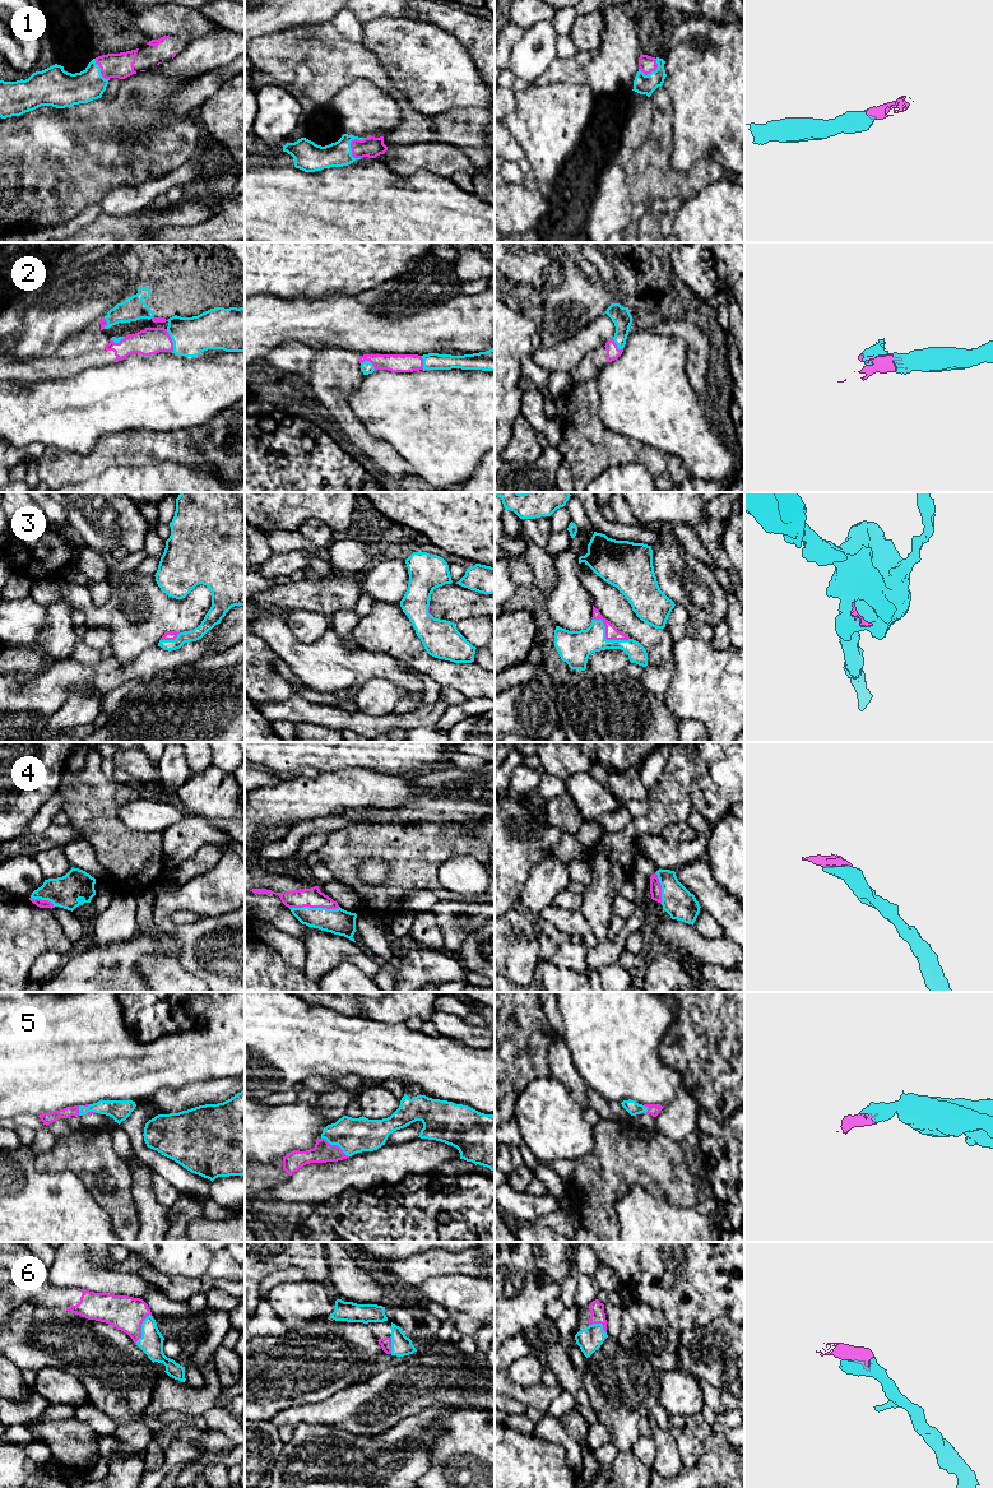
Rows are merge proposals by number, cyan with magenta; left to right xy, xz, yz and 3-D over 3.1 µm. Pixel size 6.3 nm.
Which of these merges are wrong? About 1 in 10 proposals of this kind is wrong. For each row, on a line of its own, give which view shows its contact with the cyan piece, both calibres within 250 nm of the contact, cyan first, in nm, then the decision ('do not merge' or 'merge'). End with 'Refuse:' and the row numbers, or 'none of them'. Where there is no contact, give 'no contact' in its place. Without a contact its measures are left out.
1: meets cyan in xz; 170 nm thick on the cyan side, 130 nm on the other; merge
2: meets cyan in xy; 240 nm thick on the cyan side, 170 nm on the other; merge
3: meets cyan in yz; 200 nm thick on the cyan side, 80 nm on the other; merge
4: meets cyan in xz; 160 nm thick on the cyan side, 120 nm on the other; merge
5: meets cyan in xz; 220 nm thick on the cyan side, 130 nm on the other; merge
6: meets cyan in xy; 150 nm thick on the cyan side, 220 nm on the other; merge
Refuse: none of them

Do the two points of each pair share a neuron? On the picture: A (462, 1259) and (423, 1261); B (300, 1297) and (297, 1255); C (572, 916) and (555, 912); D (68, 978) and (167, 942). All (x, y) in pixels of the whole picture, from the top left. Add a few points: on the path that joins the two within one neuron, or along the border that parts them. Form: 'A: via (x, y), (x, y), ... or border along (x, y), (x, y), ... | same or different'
A: via (453, 1262), (432, 1264) | same
B: border along (307, 1278), (315, 1283), (328, 1284) | different
C: via (569, 916), (558, 916) | same
D: via (92, 978), (101, 978), (134, 949), (143, 949) | same

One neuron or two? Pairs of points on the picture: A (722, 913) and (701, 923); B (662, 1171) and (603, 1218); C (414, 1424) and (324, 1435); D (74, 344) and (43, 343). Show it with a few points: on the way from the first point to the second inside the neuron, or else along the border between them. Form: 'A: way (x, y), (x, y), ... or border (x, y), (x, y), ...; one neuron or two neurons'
A: border (701, 907), (725, 935); two neurons
B: way (643, 1171), (632, 1171), (604, 1199); one neuron
C: way (391, 1446), (347, 1446); one neuron
D: border (87, 328), (72, 334), (60, 346); two neurons

